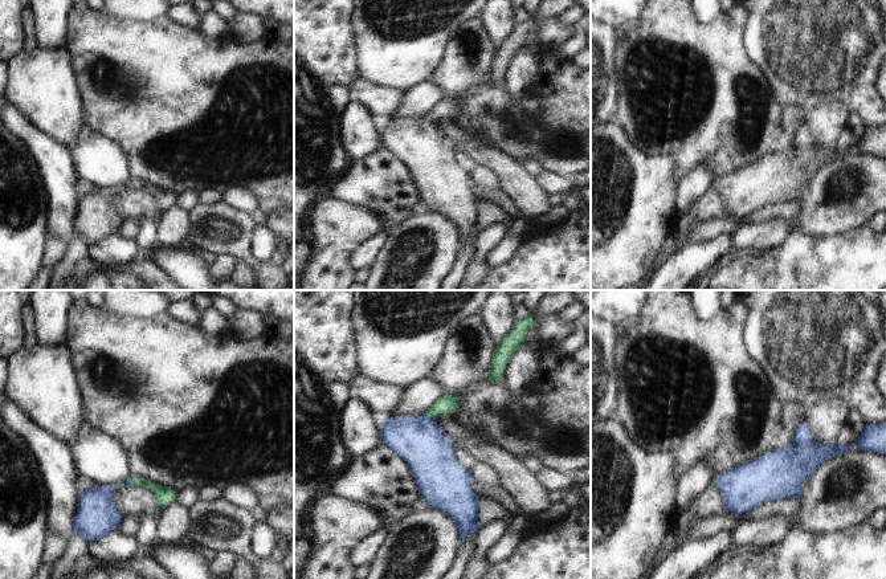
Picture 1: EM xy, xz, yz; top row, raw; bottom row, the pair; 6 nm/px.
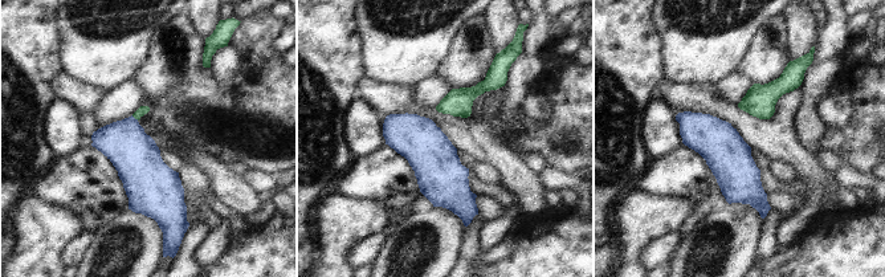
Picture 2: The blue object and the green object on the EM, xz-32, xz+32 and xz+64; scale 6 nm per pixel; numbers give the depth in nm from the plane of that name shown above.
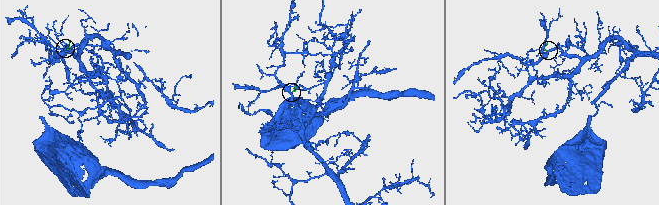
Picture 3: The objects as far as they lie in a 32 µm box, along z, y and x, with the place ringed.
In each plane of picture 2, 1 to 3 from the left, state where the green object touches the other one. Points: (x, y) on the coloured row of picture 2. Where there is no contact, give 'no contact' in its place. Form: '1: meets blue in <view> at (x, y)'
1: meets blue in xz-32 at (134, 118)
2: no contact
3: no contact

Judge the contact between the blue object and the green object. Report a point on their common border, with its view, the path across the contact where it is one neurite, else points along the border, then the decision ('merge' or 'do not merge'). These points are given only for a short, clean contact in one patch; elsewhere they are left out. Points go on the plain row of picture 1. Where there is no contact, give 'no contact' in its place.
contact xz (428, 119); way xz (429, 157), (428, 119), (445, 107); merge

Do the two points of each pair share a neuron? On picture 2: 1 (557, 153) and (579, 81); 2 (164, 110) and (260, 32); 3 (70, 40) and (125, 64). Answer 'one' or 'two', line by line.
1: one
2: one
3: one

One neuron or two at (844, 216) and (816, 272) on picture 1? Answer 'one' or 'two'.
two

